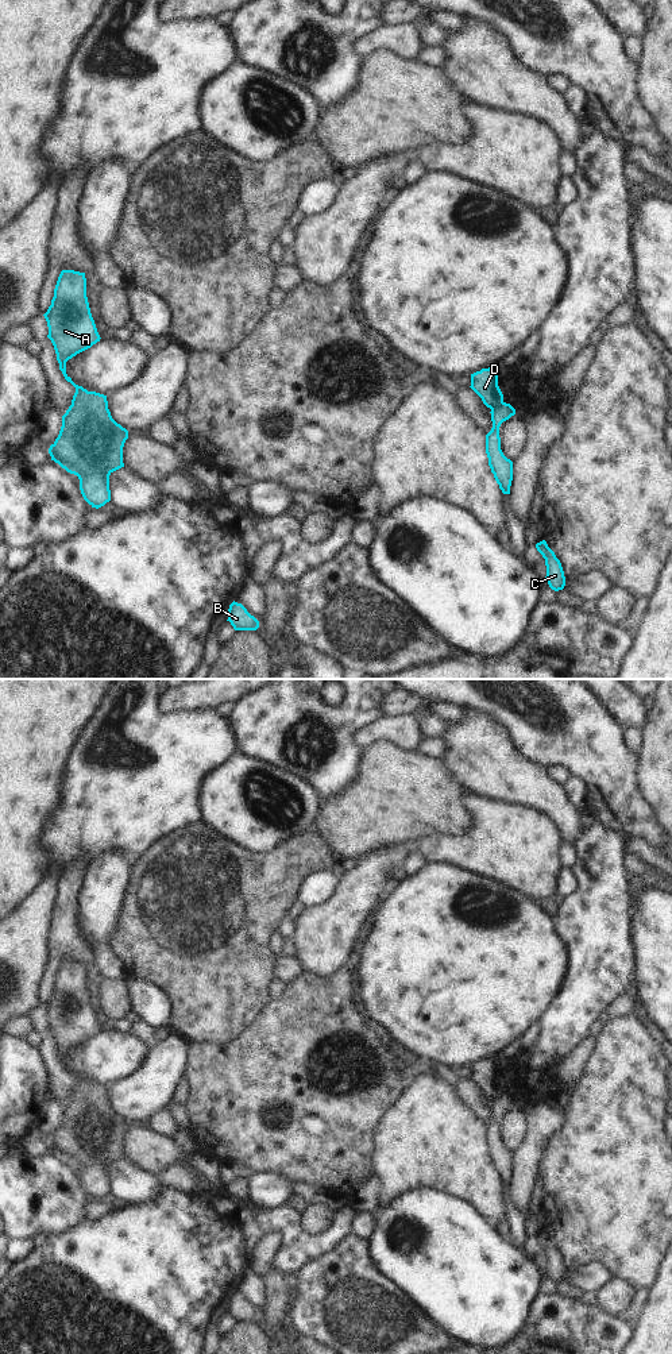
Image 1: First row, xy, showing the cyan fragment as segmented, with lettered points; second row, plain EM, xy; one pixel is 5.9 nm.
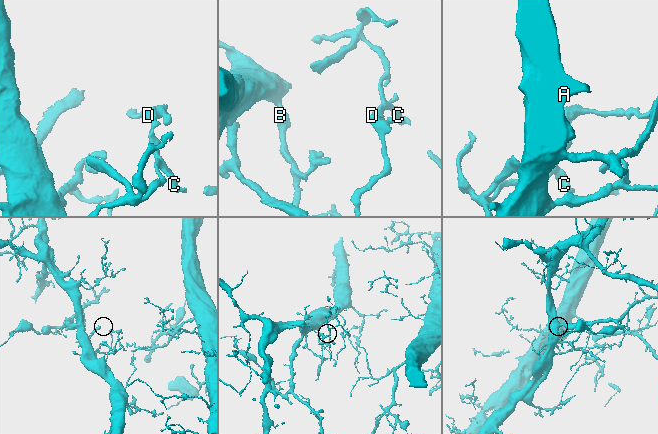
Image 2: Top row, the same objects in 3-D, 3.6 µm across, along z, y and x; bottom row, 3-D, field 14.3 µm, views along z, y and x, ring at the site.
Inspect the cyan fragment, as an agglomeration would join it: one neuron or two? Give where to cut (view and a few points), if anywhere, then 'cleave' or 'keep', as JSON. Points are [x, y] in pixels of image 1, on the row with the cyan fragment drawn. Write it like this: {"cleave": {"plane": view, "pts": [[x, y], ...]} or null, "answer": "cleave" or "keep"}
{"cleave": {"plane": "xy", "pts": [[502, 401], [490, 408]]}, "answer": "cleave"}

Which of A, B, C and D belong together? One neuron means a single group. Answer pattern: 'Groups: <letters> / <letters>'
Groups: A B C / D.

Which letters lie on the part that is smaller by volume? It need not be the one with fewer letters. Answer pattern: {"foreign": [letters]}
{"foreign": ["D"]}

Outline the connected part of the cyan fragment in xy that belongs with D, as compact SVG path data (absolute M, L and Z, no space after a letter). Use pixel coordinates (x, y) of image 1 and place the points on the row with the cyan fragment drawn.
M493 366L471 374L470 387L490 409L503 402L503 394L498 386L498 370L499 366Z

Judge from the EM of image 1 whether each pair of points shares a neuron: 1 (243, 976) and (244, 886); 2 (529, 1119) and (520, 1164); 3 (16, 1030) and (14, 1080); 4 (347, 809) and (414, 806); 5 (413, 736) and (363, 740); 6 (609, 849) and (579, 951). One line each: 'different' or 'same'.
1: same
2: same
3: different
4: same
5: same
6: same

